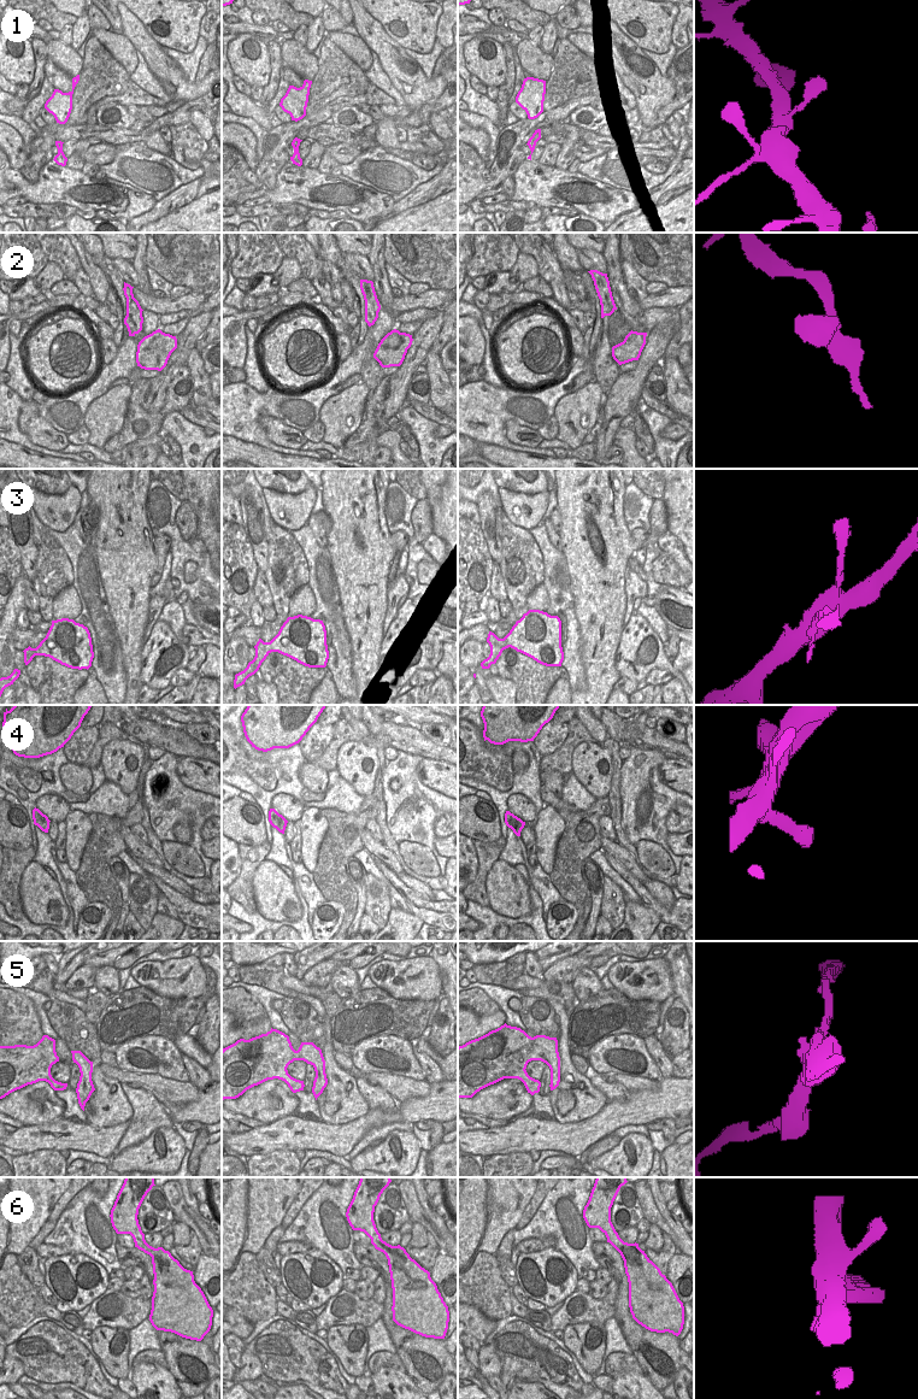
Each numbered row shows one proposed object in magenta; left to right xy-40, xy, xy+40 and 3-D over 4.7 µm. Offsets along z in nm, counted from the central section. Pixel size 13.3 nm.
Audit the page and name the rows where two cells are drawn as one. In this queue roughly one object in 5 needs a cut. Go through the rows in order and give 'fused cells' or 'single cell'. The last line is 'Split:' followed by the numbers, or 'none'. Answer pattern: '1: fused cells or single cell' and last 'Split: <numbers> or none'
1: single cell
2: single cell
3: single cell
4: single cell
5: fused cells
6: single cell
Split: 5

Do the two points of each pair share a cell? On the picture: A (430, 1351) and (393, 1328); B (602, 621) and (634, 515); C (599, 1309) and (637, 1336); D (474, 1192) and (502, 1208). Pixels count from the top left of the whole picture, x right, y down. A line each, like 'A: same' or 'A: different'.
A: same
B: different
C: different
D: same

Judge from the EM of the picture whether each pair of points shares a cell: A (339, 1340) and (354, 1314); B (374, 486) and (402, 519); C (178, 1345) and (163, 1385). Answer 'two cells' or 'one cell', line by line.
A: two cells
B: two cells
C: two cells

